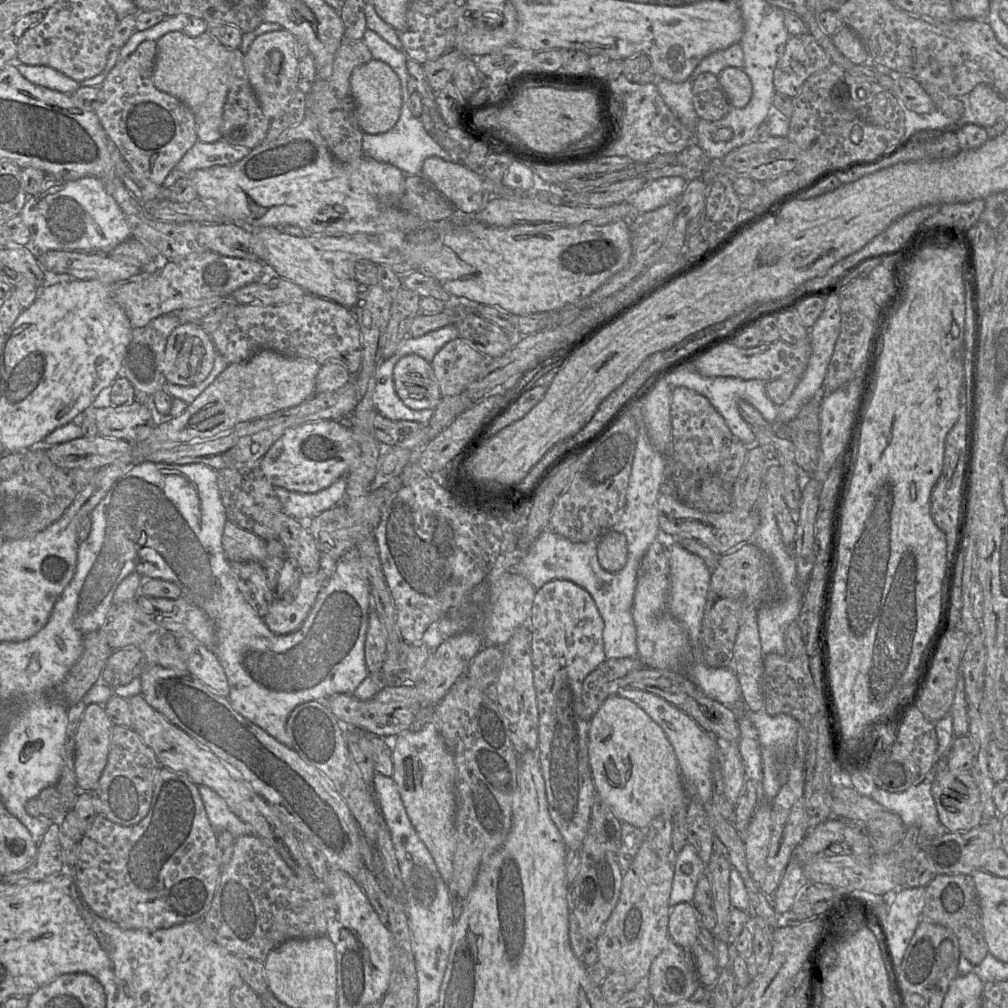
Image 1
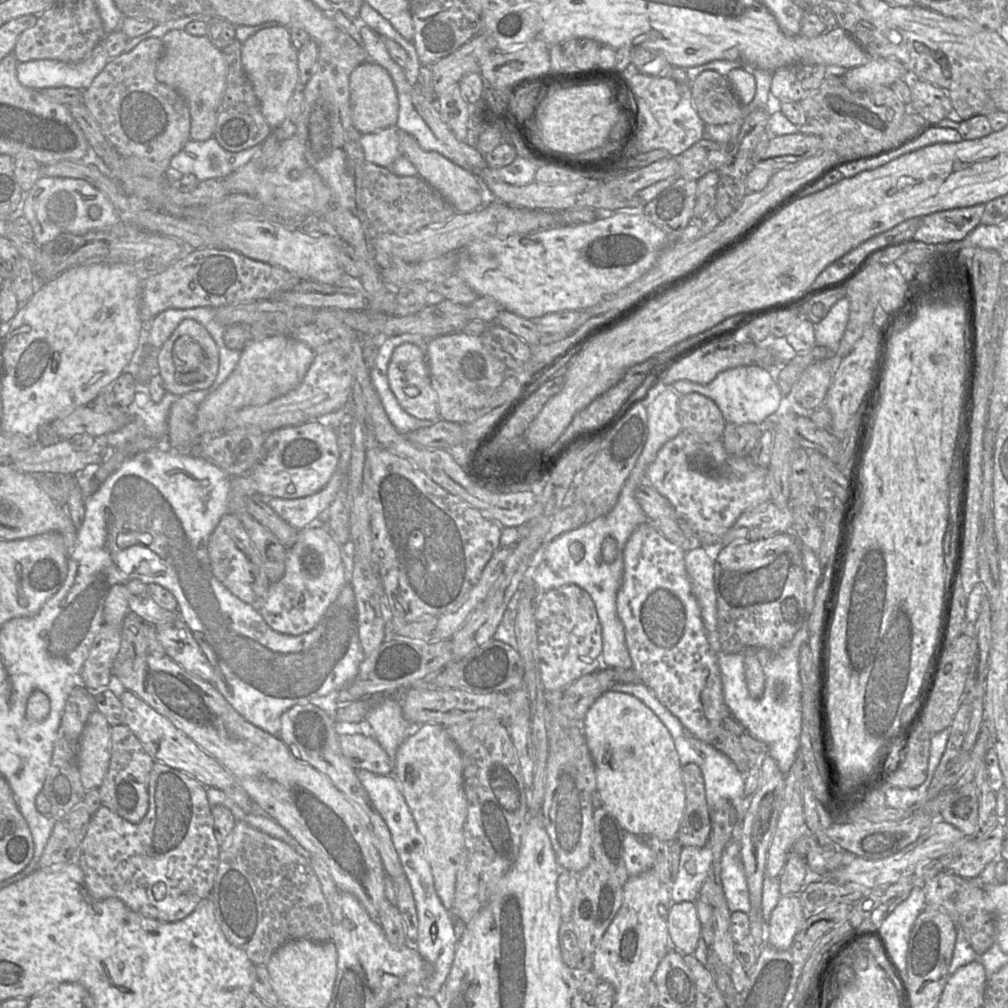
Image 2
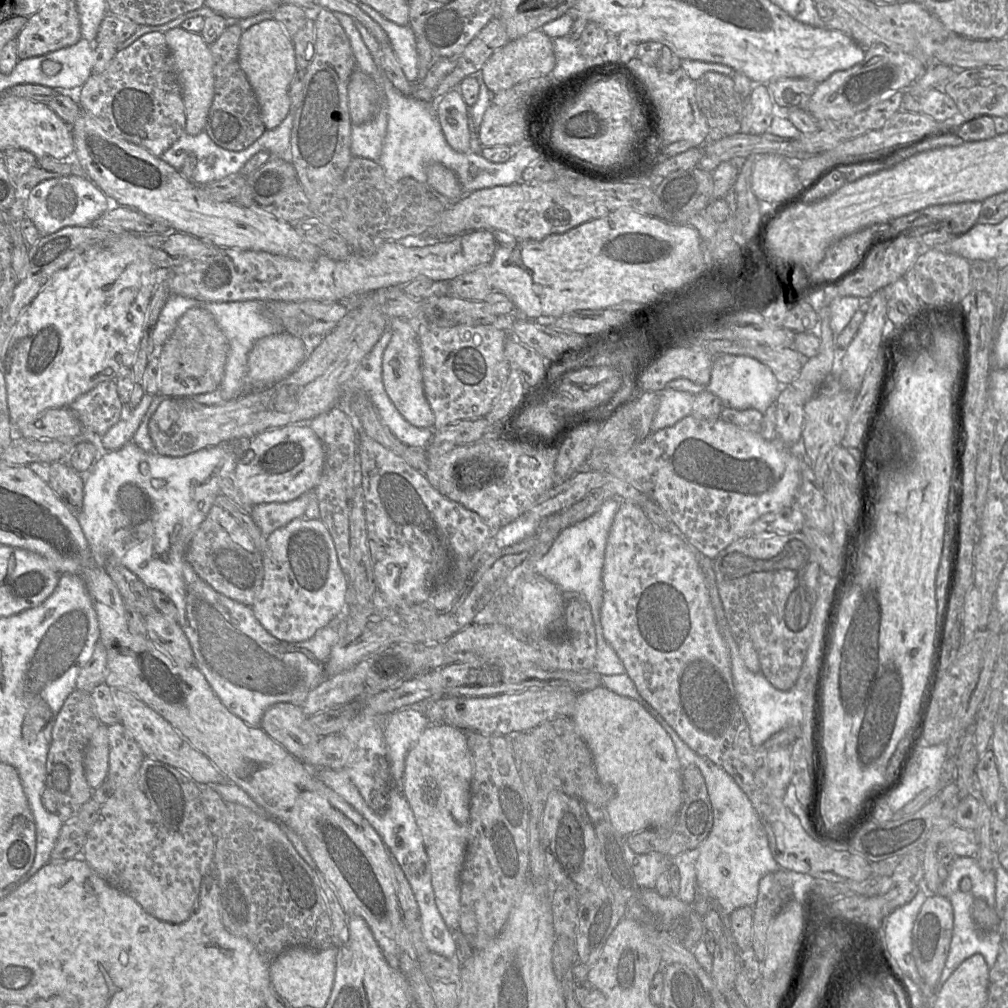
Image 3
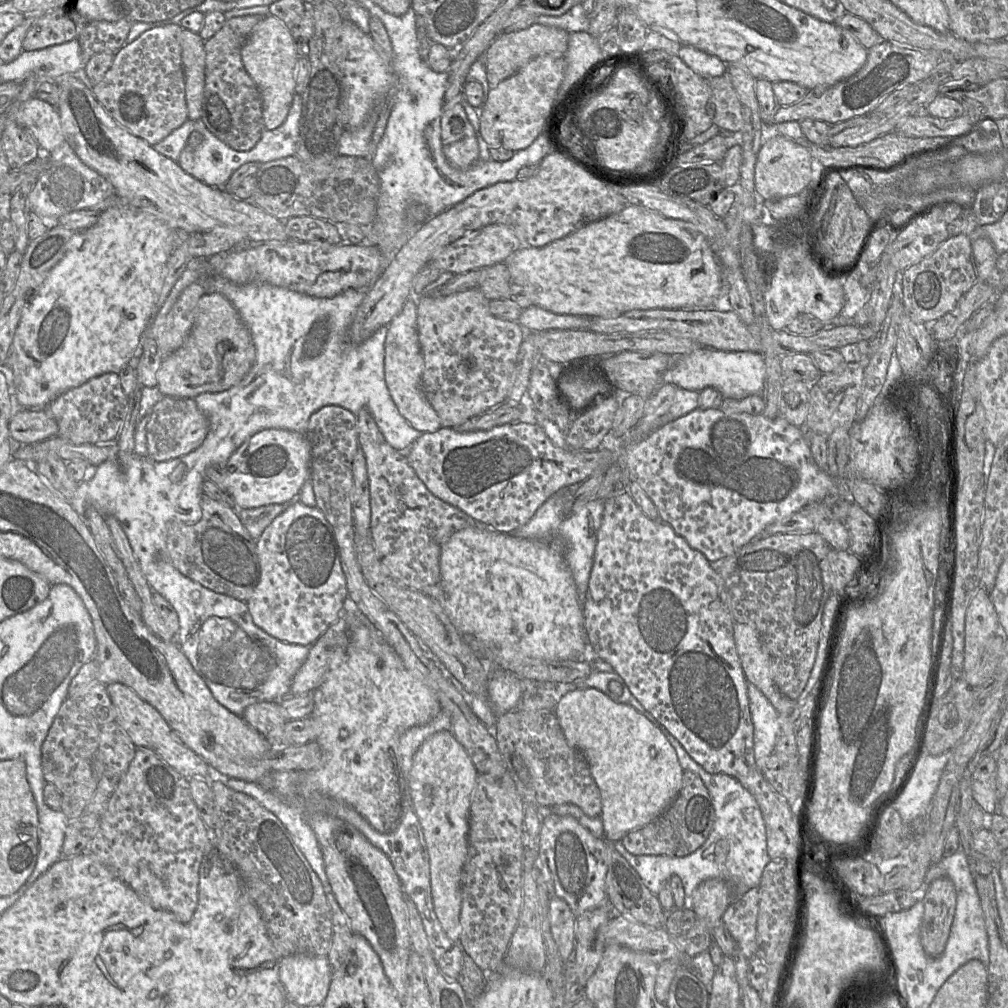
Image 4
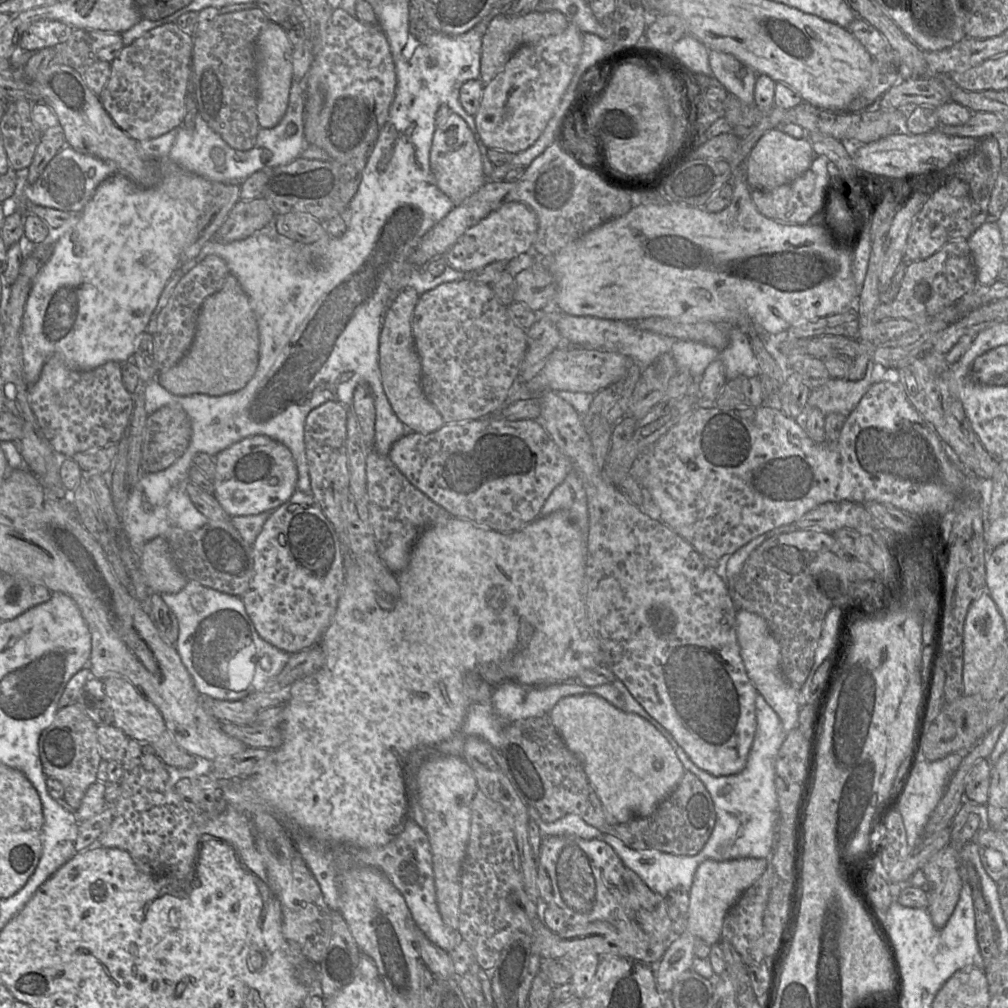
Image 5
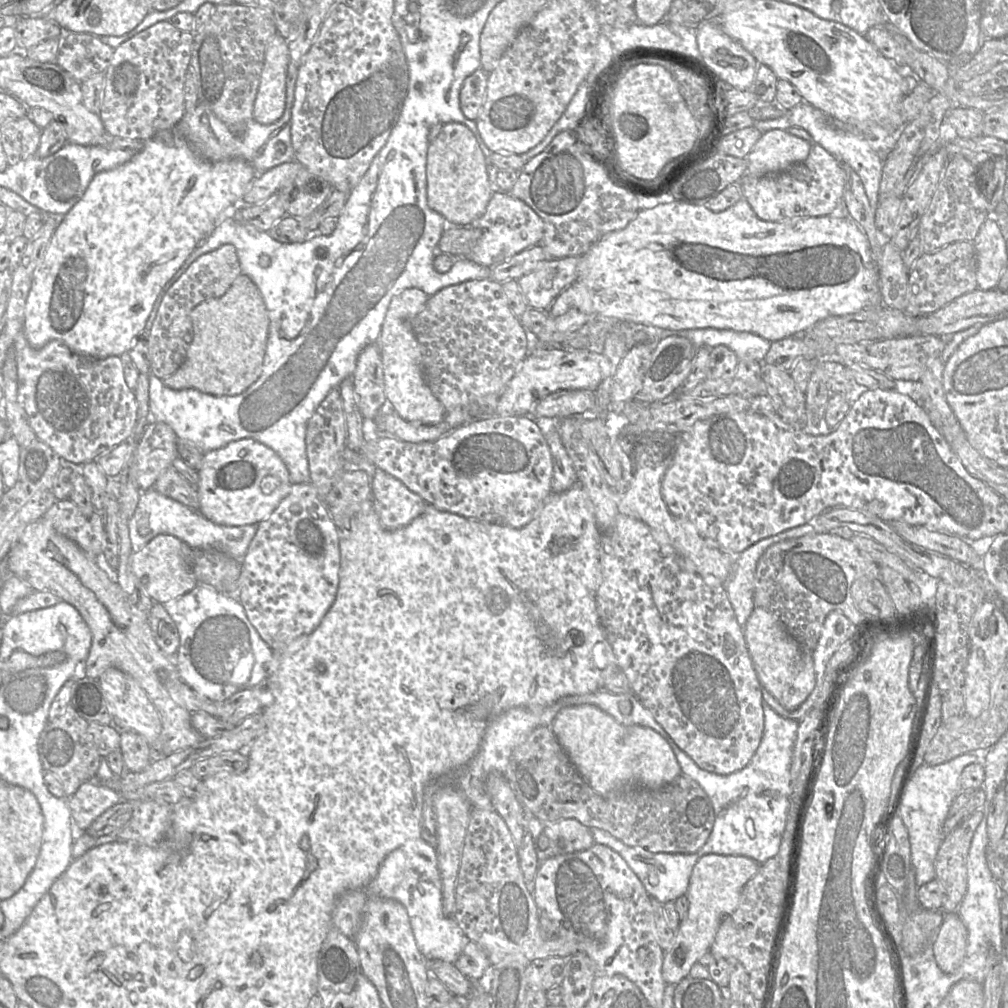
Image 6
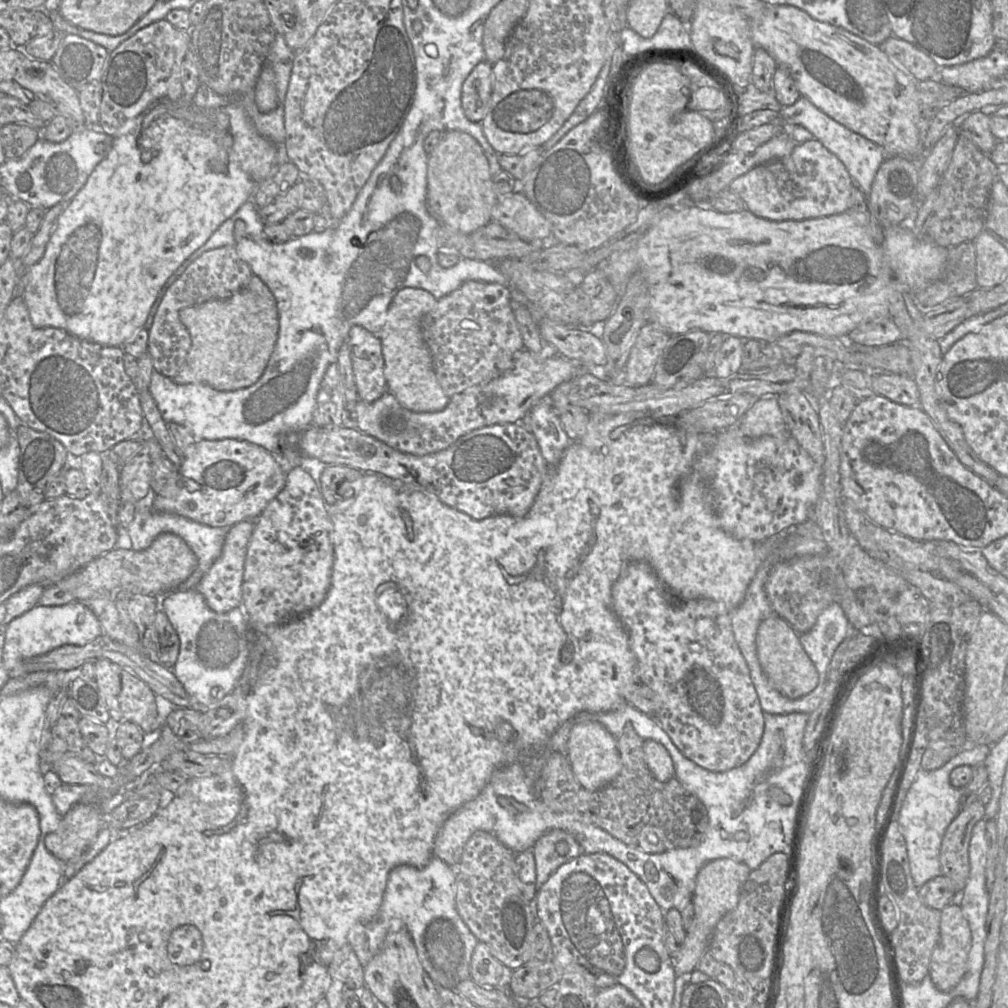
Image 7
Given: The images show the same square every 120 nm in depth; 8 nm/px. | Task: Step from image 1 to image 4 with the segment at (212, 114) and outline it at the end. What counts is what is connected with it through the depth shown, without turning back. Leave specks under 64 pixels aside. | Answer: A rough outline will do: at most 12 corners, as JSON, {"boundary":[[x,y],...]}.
{"boundary":[[183,28],[182,48],[188,119],[202,115],[205,41]]}

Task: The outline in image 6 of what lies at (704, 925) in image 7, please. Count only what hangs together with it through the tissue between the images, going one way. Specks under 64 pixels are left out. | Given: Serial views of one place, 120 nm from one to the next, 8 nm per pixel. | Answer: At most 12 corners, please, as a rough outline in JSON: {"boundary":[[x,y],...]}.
{"boundary":[[704,855],[686,893],[687,916],[664,954],[676,985],[710,950],[760,865]]}

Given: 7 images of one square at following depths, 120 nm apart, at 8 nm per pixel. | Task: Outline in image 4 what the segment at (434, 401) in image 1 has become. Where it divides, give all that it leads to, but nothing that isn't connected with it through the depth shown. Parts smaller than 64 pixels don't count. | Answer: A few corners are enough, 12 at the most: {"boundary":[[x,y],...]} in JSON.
{"boundary":[[416,298],[388,324],[384,376],[400,414],[427,433],[442,425],[422,388]]}

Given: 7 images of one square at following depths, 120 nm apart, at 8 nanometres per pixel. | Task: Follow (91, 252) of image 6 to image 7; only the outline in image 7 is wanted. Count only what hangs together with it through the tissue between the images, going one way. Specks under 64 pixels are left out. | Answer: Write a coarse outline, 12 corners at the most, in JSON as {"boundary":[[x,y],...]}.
{"boundary":[[154,104],[26,270],[34,327],[122,347],[280,164]]}

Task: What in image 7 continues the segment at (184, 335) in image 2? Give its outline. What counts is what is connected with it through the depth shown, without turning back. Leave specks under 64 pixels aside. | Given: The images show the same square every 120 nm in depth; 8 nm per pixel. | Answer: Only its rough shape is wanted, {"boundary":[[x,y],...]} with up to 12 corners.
{"boundary":[[257,275],[179,311],[177,384],[235,391],[263,375],[279,313]]}

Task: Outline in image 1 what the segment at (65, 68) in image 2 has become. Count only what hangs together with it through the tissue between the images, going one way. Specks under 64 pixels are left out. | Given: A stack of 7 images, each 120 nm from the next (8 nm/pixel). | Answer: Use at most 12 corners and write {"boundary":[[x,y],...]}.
{"boundary":[[112,46],[104,70],[77,82],[48,66],[17,63],[35,85],[70,94],[80,87],[100,87],[119,61]]}

